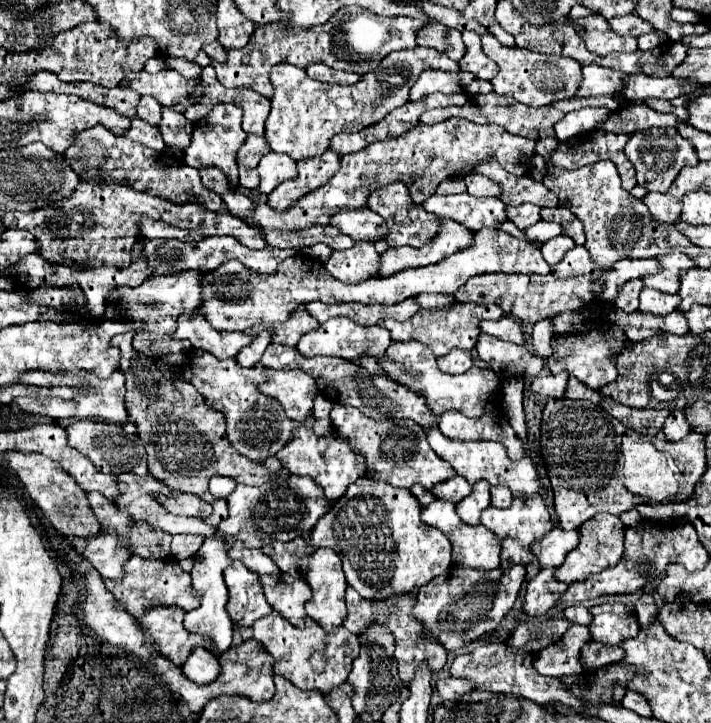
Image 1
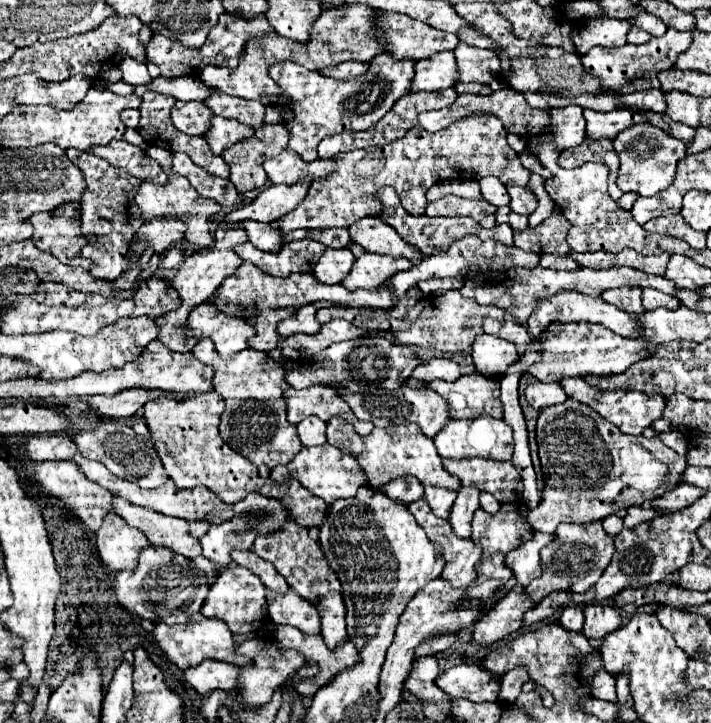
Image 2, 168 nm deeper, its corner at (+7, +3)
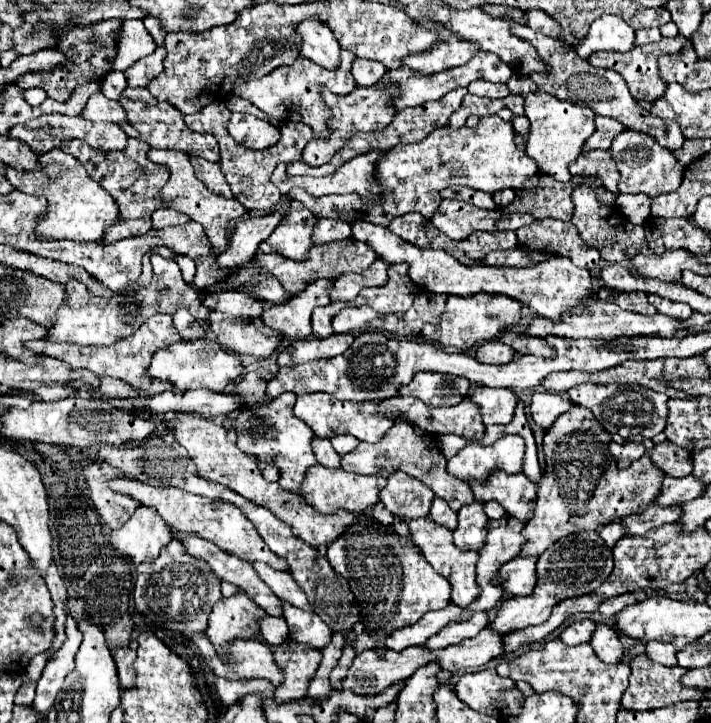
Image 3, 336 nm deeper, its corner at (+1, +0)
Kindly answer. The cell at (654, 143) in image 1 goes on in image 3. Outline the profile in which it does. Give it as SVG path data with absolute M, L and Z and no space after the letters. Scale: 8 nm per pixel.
M628 129L612 141L610 153L622 175L620 183L618 183L620 193L646 193L648 197L656 197L662 193L676 191L682 183L684 167L680 165L680 161L674 157L674 153L670 149L658 145L658 141L650 135Z

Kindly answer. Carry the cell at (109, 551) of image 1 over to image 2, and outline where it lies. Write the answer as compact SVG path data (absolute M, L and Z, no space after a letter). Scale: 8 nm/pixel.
M116 514L106 516L96 532L98 554L110 570L134 570L138 554L148 546L148 538Z

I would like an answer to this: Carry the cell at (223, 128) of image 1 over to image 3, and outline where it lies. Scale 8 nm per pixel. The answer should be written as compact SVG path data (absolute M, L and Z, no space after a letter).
M232 113L232 119L228 121L228 133L236 143L248 149L266 149L280 139L280 131L274 125L244 113Z

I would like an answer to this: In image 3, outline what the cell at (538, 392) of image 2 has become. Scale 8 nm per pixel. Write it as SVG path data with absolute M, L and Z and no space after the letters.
M542 391L542 393L532 395L530 413L532 413L532 419L542 429L548 429L556 421L556 417L570 411L570 407L572 407L572 403L570 403L570 399L566 395Z

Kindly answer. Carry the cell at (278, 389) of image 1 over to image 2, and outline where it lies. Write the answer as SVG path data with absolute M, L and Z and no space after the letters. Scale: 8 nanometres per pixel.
M310 386L304 390L288 388L284 396L288 402L288 420L292 424L300 424L308 416L318 416L324 422L328 422L332 416L340 416L354 424L354 430L360 436L368 436L368 432L374 428L372 422L358 420L342 396L330 386Z

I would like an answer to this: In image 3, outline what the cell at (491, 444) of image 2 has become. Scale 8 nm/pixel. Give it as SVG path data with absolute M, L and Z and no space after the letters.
M502 435L492 445L482 445L480 441L470 441L452 459L448 459L448 473L462 479L486 479L494 469L506 473L522 471L524 439L520 435Z

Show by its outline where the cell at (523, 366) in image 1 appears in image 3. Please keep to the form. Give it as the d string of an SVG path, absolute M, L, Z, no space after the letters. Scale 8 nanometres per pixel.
M488 341L488 343L482 343L476 351L476 359L480 363L492 363L492 365L504 365L504 363L510 363L514 359L516 351L512 347L506 347L504 343L500 341Z

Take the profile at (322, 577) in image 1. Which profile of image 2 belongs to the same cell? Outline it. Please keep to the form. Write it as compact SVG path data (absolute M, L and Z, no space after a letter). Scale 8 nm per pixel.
M328 594L320 600L318 612L322 618L322 636L328 648L336 648L336 644L342 644L342 640L348 640L346 632L346 606L340 594Z

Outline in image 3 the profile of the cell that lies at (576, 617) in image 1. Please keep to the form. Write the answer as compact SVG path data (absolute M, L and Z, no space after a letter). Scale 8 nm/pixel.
M590 619L574 621L572 625L568 625L568 627L562 631L560 639L562 639L566 645L580 645L580 643L586 643L586 641L590 641L590 635L592 635L594 627L596 627L596 623L590 621Z

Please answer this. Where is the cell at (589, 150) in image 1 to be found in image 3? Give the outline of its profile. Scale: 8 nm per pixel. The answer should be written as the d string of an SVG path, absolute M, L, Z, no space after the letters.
M602 149L586 151L574 163L570 163L568 169L570 169L572 175L600 175L604 179L604 187L608 191L612 191L614 195L620 193L618 191L620 173L614 165L610 151L602 151Z

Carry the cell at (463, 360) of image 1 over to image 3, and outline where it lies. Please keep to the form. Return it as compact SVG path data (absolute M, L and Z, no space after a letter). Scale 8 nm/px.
M418 373L414 379L400 389L400 395L412 395L426 405L458 405L470 389L470 381L458 375L446 373Z

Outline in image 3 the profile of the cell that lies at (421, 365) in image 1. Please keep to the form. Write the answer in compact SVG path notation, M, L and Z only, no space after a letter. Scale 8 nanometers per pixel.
M476 387L468 399L480 407L484 425L492 423L510 423L518 397L510 389L490 389L490 387Z

